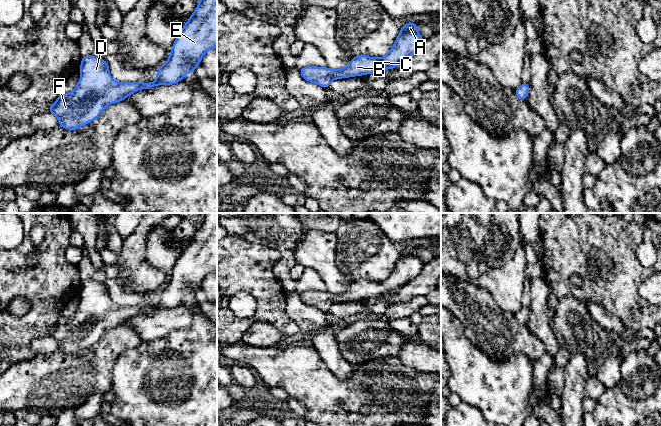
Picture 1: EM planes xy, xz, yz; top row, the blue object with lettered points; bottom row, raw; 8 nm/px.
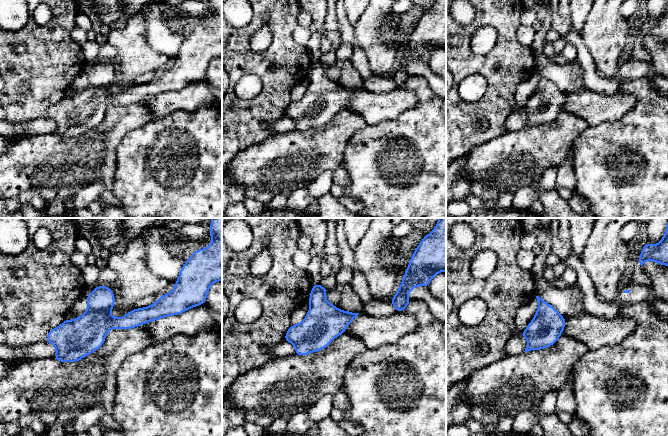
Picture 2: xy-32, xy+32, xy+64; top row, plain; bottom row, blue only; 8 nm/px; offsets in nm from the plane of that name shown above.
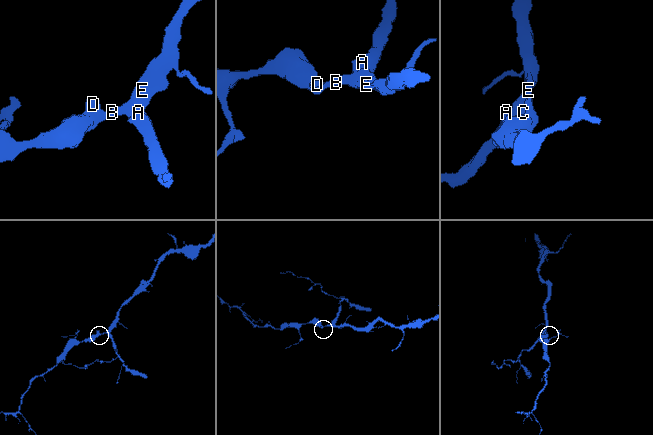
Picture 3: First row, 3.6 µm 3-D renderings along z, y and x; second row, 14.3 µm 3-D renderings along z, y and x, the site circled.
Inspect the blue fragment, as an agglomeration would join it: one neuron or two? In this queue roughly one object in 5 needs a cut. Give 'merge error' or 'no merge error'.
no merge error

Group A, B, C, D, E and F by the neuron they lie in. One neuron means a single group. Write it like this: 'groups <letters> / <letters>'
groups A B C D E F

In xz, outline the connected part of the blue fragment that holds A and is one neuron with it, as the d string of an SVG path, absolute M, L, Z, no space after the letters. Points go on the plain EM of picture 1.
M408 246L400 251L400 258L393 271L382 282L358 279L354 280L344 293L305 290L299 293L300 299L304 304L328 313L330 306L335 303L380 297L395 292L421 273L425 263L417 256L418 249Z

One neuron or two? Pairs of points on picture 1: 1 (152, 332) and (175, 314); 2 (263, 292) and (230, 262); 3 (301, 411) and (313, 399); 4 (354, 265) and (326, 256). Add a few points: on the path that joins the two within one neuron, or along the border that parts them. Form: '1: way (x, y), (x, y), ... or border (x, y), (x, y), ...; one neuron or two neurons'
1: way (158, 326), (163, 321), (169, 319); one neuron
2: way (255, 284), (238, 267); one neuron
3: border (289, 396), (297, 399), (306, 408), (306, 415); two neurons
4: border (335, 235), (337, 239), (336, 266), (350, 277); two neurons

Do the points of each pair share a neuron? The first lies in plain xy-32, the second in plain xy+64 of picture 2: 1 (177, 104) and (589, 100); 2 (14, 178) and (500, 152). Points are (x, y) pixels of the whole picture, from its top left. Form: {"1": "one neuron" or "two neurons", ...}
{"1": "one neuron", "2": "one neuron"}

